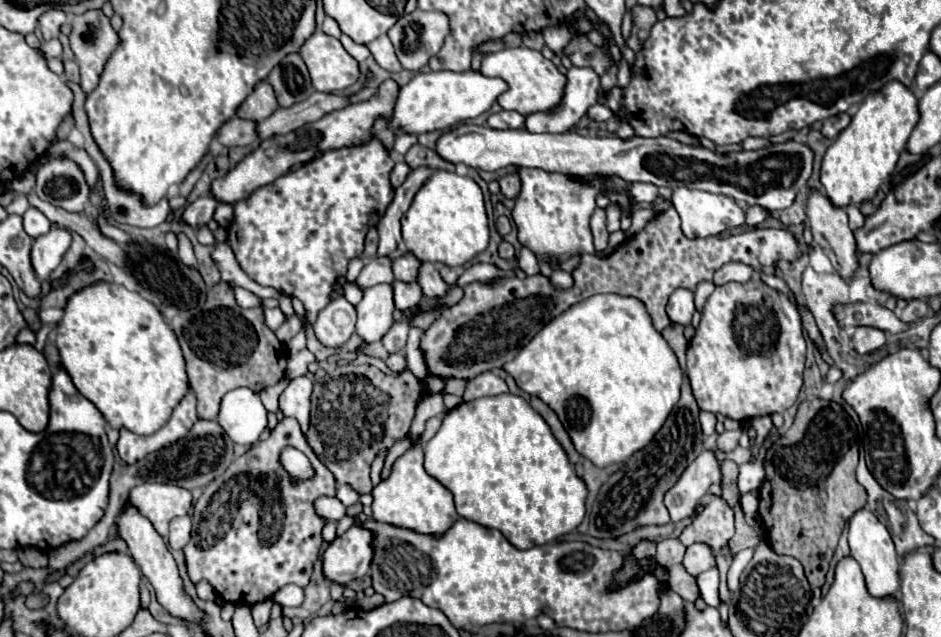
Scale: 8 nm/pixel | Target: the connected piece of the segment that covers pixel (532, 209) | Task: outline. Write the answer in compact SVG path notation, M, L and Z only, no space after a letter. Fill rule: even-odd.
M517 168L517 174L521 178L521 192L515 200L513 220L521 246L529 248L539 262L547 264L561 264L573 254L595 252L589 220L595 212L595 198L605 190L609 192L613 184L595 176L589 178L589 182L581 182L575 176L541 172L535 168Z

